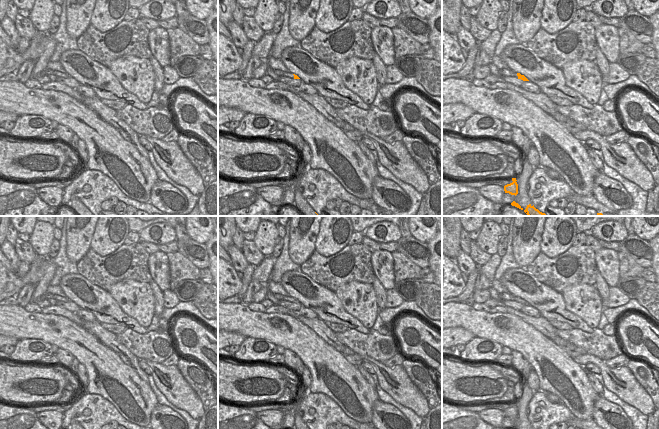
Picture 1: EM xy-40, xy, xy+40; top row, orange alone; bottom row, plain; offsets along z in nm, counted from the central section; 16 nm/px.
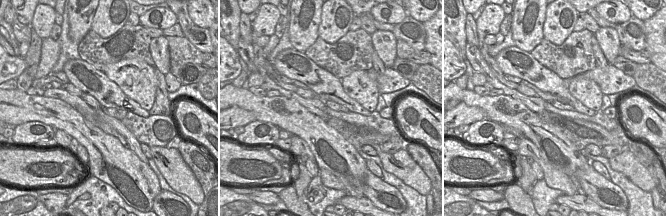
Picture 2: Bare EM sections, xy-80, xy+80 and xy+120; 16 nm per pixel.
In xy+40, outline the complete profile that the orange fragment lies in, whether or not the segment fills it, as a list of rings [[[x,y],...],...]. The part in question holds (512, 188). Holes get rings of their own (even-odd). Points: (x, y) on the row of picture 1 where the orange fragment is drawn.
[[[512,178],[512,183],[507,184],[504,186],[505,193],[509,193],[511,195],[517,195],[518,194],[518,184],[516,178]]]

